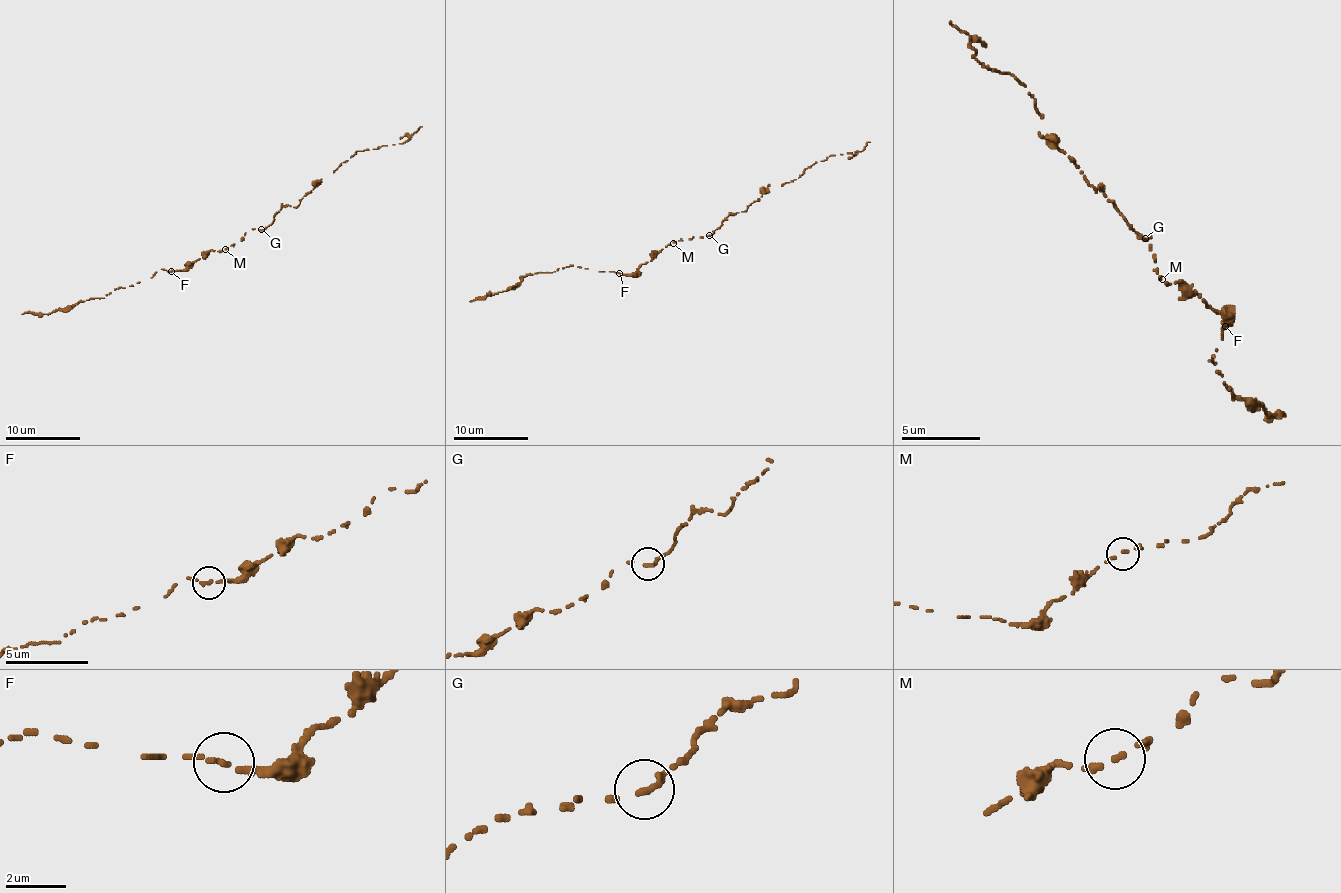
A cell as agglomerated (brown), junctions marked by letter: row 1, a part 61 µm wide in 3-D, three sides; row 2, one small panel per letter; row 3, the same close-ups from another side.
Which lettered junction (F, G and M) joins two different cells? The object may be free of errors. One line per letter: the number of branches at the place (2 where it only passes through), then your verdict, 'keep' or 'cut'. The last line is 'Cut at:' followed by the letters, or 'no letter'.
F: 1 branches meet; keep
G: 1 branches meet; keep
M: 1 branches meet; keep
Cut at: no letter

